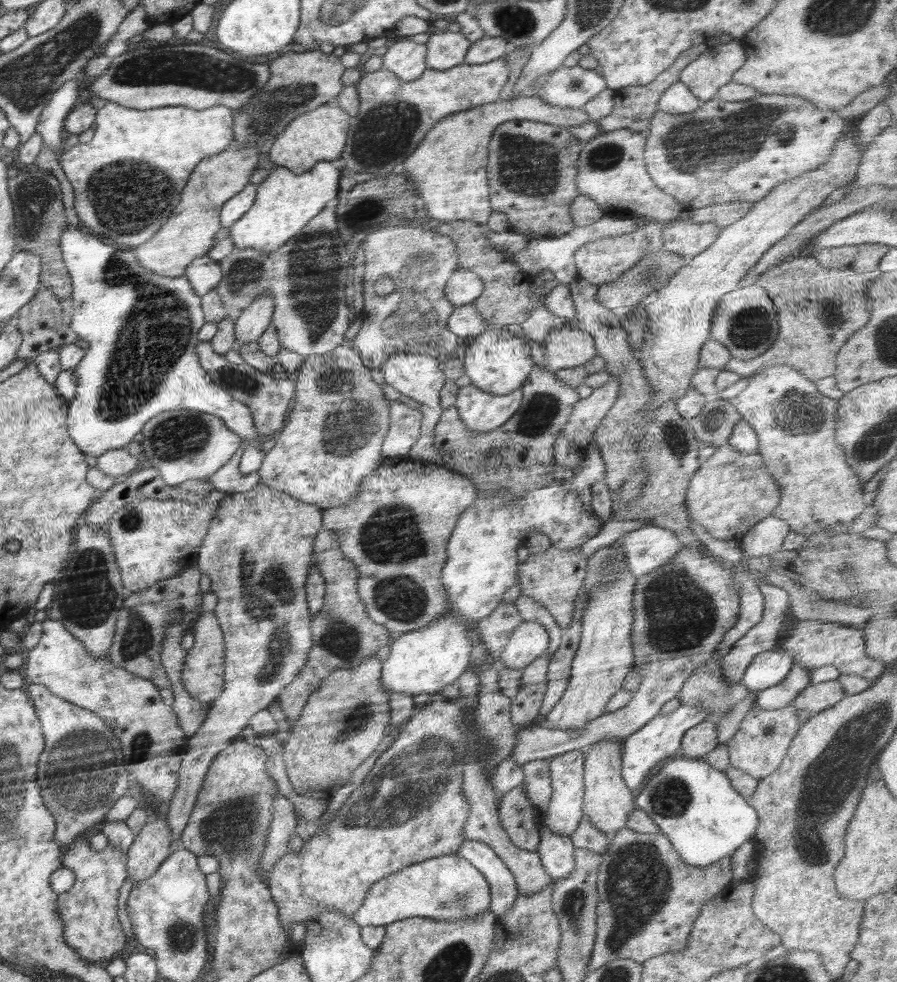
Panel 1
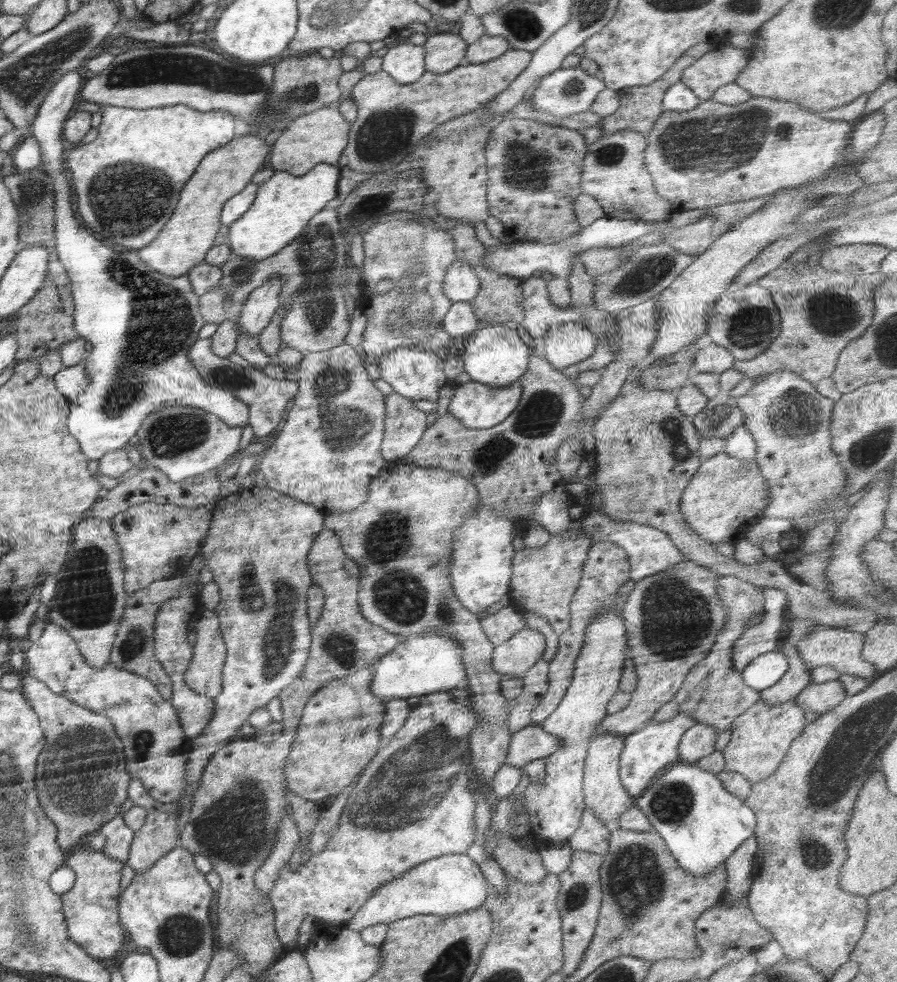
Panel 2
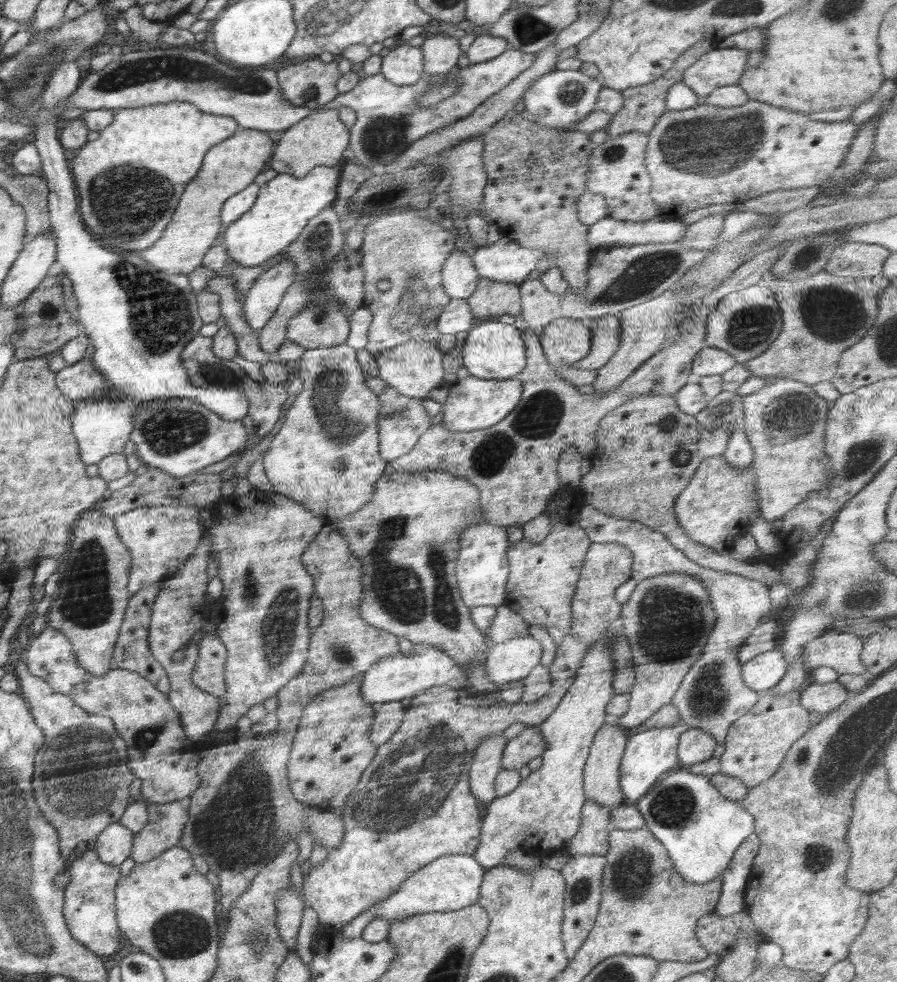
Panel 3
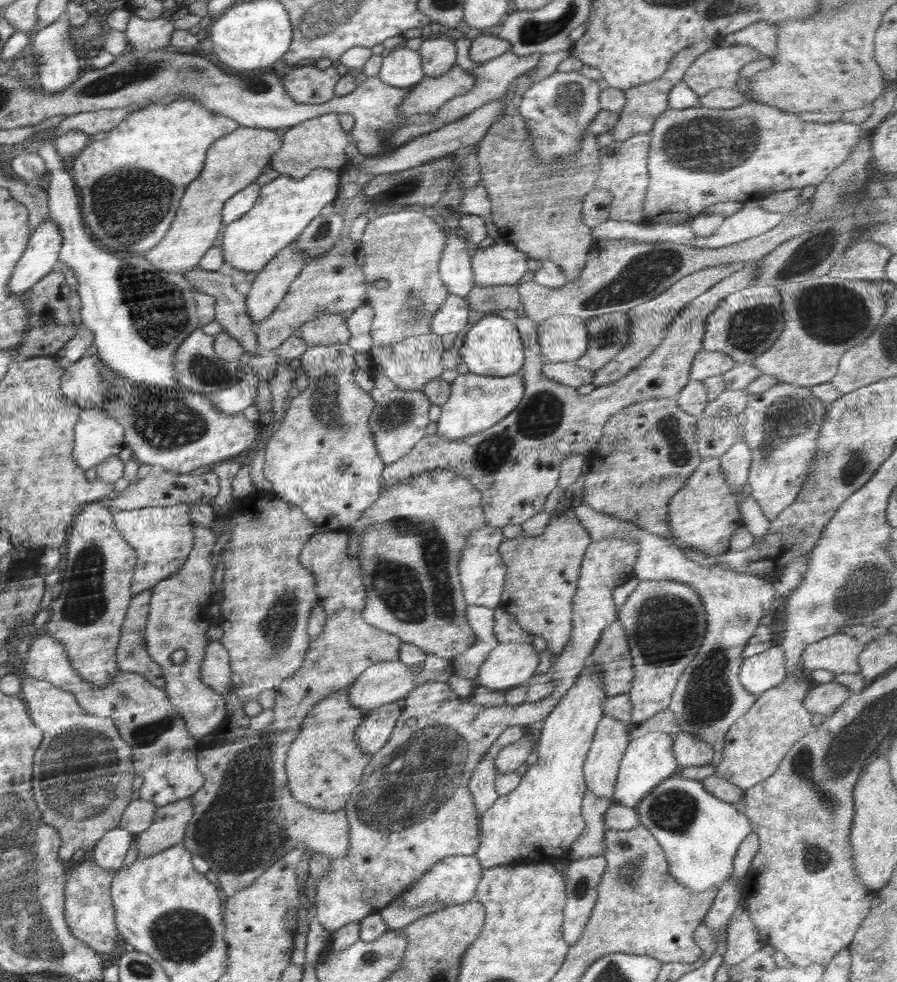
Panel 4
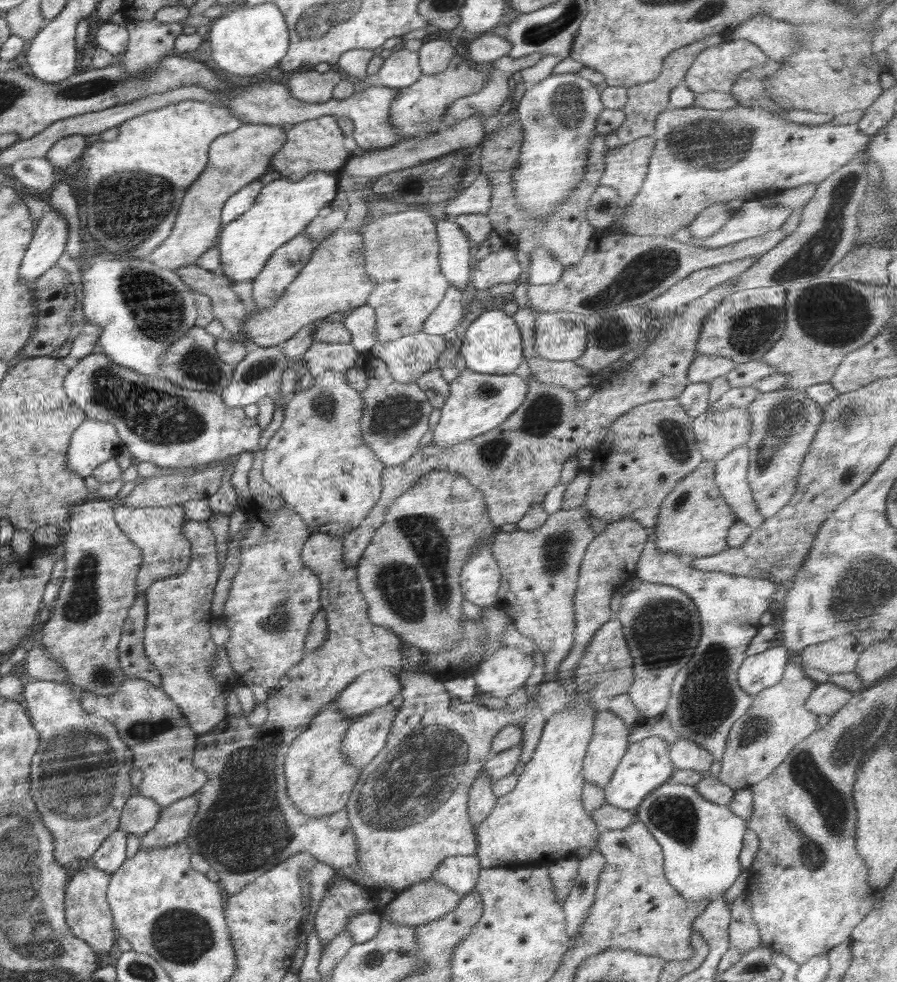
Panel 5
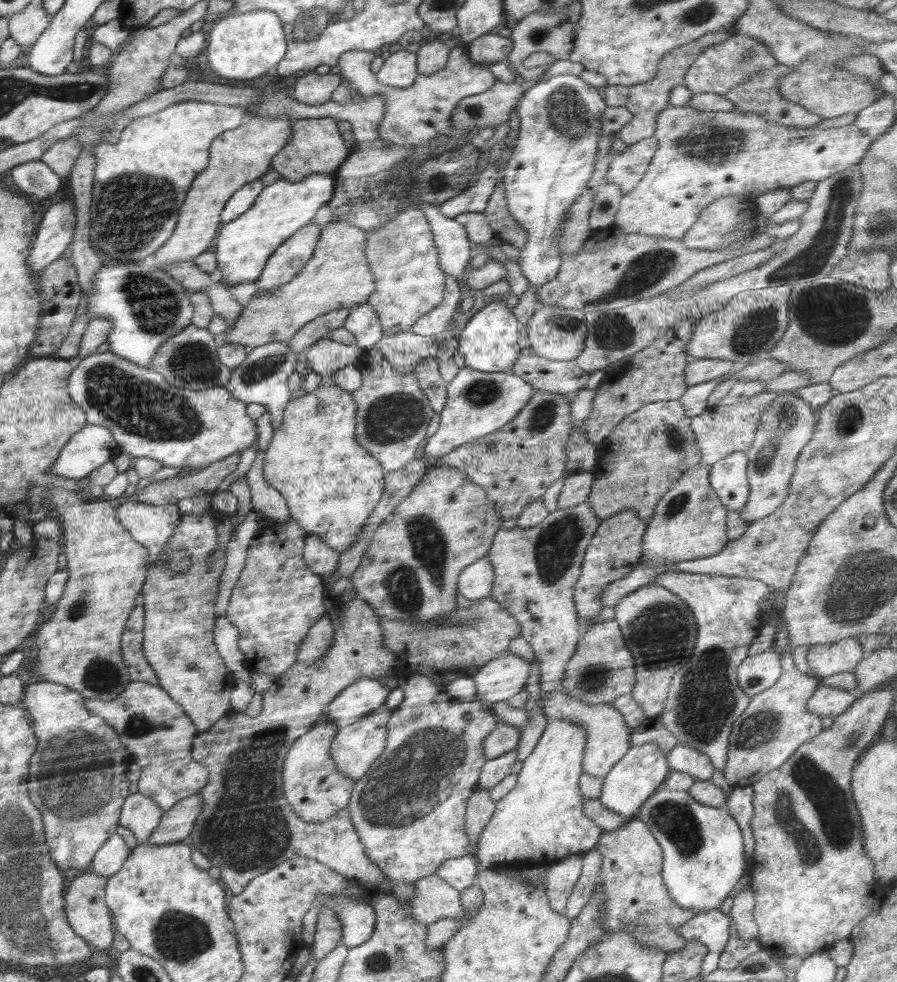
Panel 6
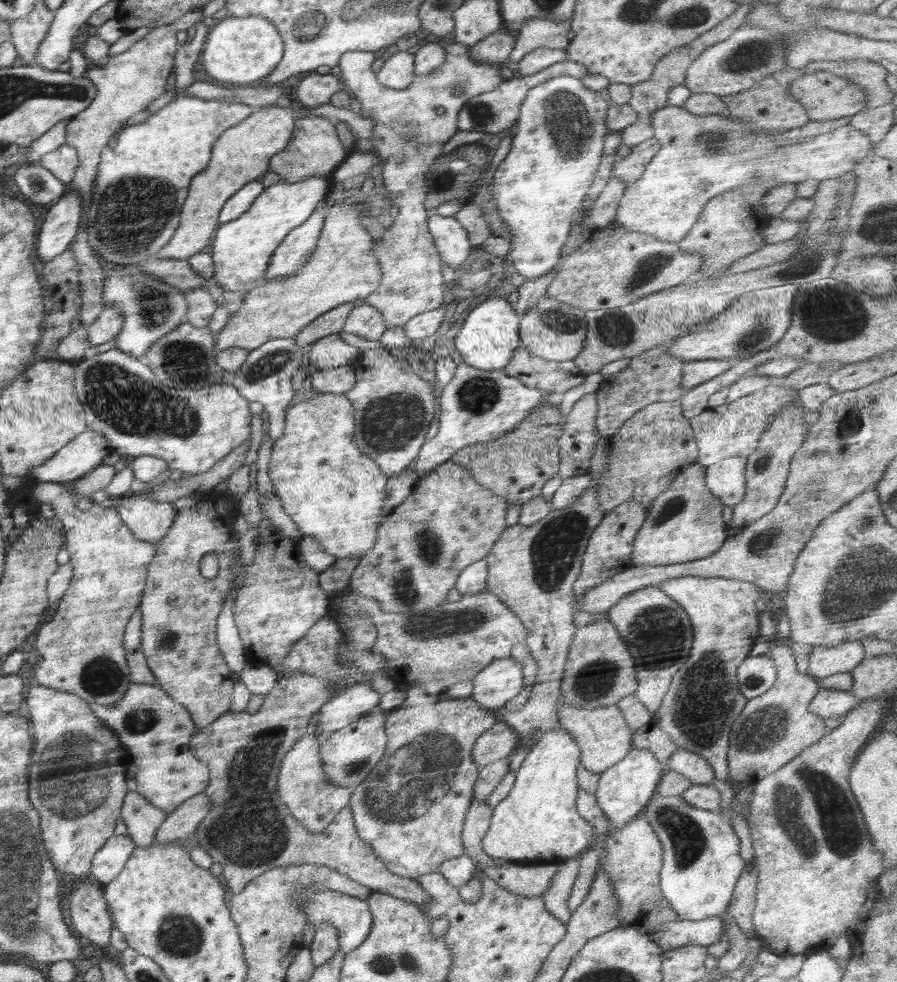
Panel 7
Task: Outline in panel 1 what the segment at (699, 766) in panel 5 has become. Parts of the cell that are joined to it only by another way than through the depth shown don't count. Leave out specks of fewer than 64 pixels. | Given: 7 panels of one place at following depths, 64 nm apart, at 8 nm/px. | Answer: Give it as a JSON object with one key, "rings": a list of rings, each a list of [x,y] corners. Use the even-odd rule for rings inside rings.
{"rings":[[[706,718],[683,734],[678,754],[686,758],[703,758],[718,745],[717,722],[712,718]]]}

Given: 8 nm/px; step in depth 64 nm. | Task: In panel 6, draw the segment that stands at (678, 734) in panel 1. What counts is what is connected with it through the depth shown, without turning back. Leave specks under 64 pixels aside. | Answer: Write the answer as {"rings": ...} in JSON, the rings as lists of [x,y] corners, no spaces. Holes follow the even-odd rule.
{"rings":[[[647,742],[642,746],[631,745],[628,752],[606,774],[602,781],[599,801],[612,812],[624,818],[633,818],[639,812],[639,808],[668,778],[671,771],[667,755],[655,742]]]}

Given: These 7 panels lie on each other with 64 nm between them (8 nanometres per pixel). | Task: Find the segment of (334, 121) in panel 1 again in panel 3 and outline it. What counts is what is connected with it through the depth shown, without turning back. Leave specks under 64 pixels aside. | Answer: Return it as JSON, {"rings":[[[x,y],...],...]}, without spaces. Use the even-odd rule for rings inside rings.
{"rings":[[[338,109],[312,113],[294,126],[287,128],[279,142],[275,144],[275,150],[270,160],[270,168],[277,173],[291,174],[296,178],[302,178],[315,166],[343,167],[345,164],[343,154],[348,148],[350,139],[349,130],[339,118]]]}

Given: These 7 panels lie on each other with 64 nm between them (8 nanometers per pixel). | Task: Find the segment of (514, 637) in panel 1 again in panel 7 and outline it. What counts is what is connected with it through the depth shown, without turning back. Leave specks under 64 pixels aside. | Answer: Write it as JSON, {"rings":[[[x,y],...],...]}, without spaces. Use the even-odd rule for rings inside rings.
{"rings":[[[512,657],[491,662],[473,678],[471,699],[482,708],[497,712],[523,690],[522,669]]]}

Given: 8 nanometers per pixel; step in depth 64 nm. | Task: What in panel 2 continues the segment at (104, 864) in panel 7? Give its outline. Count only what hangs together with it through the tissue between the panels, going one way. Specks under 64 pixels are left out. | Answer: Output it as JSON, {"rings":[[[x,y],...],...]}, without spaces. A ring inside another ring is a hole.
{"rings":[[[120,815],[107,822],[98,832],[106,837],[104,848],[101,851],[108,854],[110,858],[126,862],[129,859],[131,842],[135,836],[135,833],[130,829]]]}

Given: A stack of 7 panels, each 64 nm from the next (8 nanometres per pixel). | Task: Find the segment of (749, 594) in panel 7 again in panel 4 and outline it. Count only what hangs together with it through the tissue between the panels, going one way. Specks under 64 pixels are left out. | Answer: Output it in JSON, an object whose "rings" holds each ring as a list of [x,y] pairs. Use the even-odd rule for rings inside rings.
{"rings":[[[588,505],[575,507],[578,517],[591,540],[614,535],[632,539],[639,544],[634,566],[634,578],[640,581],[670,580],[690,585],[702,599],[706,610],[708,630],[694,659],[688,663],[677,678],[676,688],[667,706],[676,717],[682,732],[693,734],[712,745],[716,753],[722,752],[729,728],[756,702],[758,695],[750,693],[739,681],[743,660],[742,651],[760,623],[768,621],[768,614],[775,602],[776,590],[770,580],[751,574],[736,573],[723,567],[702,567],[689,559],[682,549],[668,542],[666,537],[650,534],[634,522],[618,520],[592,510]]]}

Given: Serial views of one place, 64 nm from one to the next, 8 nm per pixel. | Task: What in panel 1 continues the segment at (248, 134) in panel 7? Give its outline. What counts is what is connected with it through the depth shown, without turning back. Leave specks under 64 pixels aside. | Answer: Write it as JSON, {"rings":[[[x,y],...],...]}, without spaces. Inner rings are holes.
{"rings":[[[233,141],[224,152],[200,161],[189,176],[180,204],[176,206],[168,222],[148,242],[133,250],[137,261],[152,273],[176,278],[184,274],[186,267],[193,260],[207,254],[222,231],[219,220],[222,206],[249,183],[260,160],[259,152],[250,146],[240,148]]]}

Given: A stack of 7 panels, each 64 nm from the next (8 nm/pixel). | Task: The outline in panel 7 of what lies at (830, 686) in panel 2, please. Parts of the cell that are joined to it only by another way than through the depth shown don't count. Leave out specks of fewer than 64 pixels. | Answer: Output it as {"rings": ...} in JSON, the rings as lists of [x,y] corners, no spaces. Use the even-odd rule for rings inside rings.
{"rings":[[[820,689],[808,705],[808,710],[823,719],[844,716],[855,708],[858,702],[849,691]]]}

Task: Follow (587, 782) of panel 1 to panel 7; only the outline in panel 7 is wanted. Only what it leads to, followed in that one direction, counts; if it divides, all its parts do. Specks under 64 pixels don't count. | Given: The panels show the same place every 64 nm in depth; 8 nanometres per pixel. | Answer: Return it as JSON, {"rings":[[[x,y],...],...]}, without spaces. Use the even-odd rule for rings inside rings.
{"rings":[[[564,700],[558,702],[561,728],[568,730],[577,740],[581,750],[581,763],[586,770],[600,774],[618,764],[630,752],[634,731],[627,725],[622,711],[616,705],[590,710],[576,708]]]}

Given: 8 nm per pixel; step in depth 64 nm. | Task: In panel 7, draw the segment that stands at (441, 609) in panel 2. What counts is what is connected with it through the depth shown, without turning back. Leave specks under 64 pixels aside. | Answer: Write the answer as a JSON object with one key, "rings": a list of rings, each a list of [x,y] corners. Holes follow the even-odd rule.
{"rings":[[[450,460],[437,466],[426,478],[418,481],[406,500],[383,517],[377,532],[377,541],[364,554],[351,574],[349,587],[364,598],[378,601],[382,612],[402,614],[407,618],[420,616],[444,604],[456,580],[470,564],[483,561],[492,546],[506,530],[507,502],[488,487],[476,482],[472,473]]]}

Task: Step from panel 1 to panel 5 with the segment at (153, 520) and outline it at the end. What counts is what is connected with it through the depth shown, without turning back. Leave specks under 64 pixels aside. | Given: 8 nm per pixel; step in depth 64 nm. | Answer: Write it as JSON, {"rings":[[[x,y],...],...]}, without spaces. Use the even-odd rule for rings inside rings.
{"rings":[[[116,503],[113,510],[116,513],[117,525],[129,535],[144,556],[137,577],[139,594],[144,594],[160,578],[168,579],[171,575],[180,575],[186,571],[191,562],[191,544],[181,536],[181,530],[187,521],[182,505],[134,508]]]}

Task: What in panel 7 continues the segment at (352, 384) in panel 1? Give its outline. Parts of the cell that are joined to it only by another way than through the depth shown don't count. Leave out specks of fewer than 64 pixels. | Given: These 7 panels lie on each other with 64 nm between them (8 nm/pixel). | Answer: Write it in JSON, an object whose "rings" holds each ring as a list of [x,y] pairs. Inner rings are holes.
{"rings":[[[338,334],[328,335],[317,340],[308,348],[308,351],[311,364],[321,370],[348,365],[356,360],[362,352],[358,347],[344,342]],[[322,392],[292,406],[285,413],[285,427],[282,436],[273,443],[268,465],[273,490],[300,535],[318,540],[322,549],[336,559],[362,558],[368,553],[377,541],[378,527],[384,517],[382,507],[388,476],[371,458],[360,452],[353,439],[354,415],[352,403],[344,393]]]}

